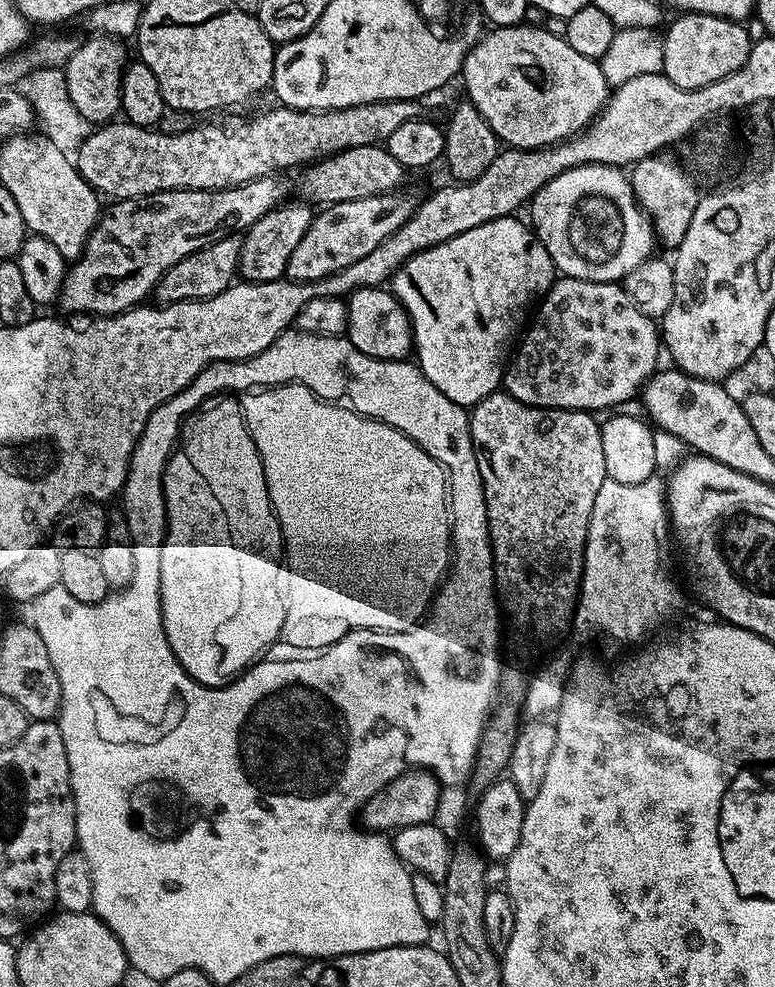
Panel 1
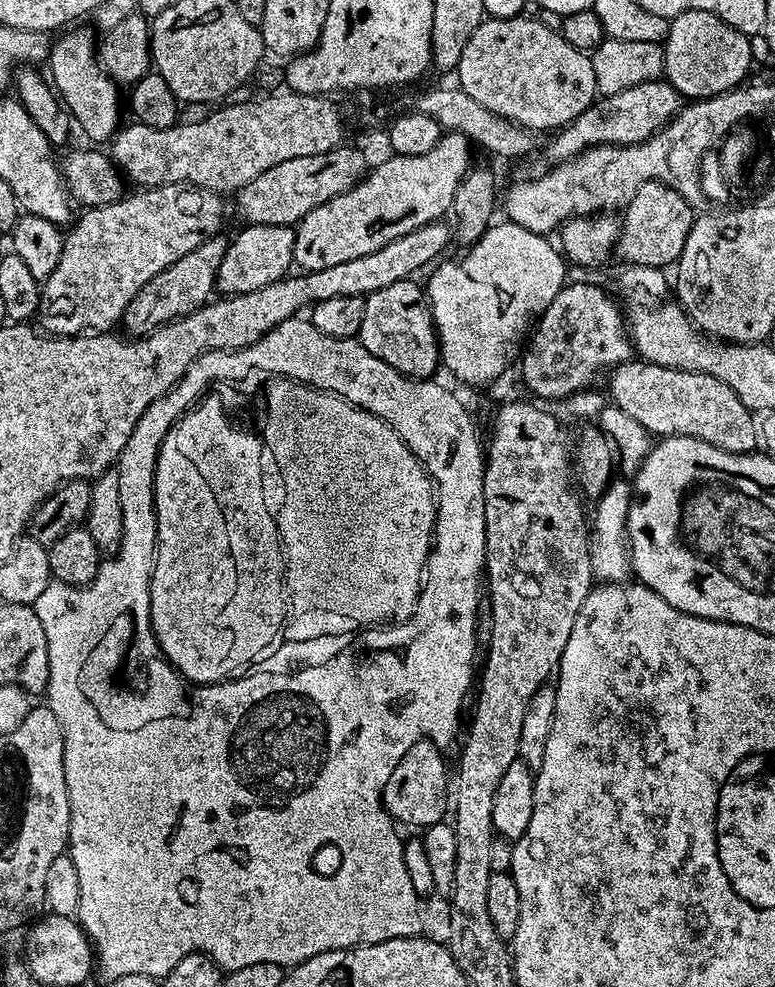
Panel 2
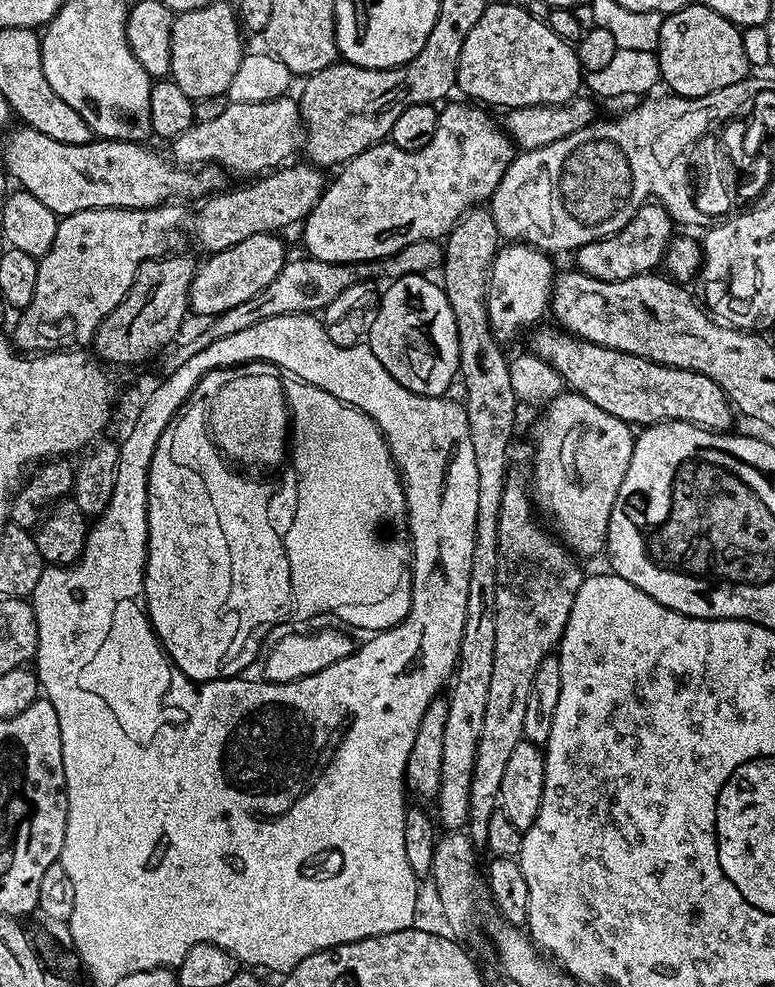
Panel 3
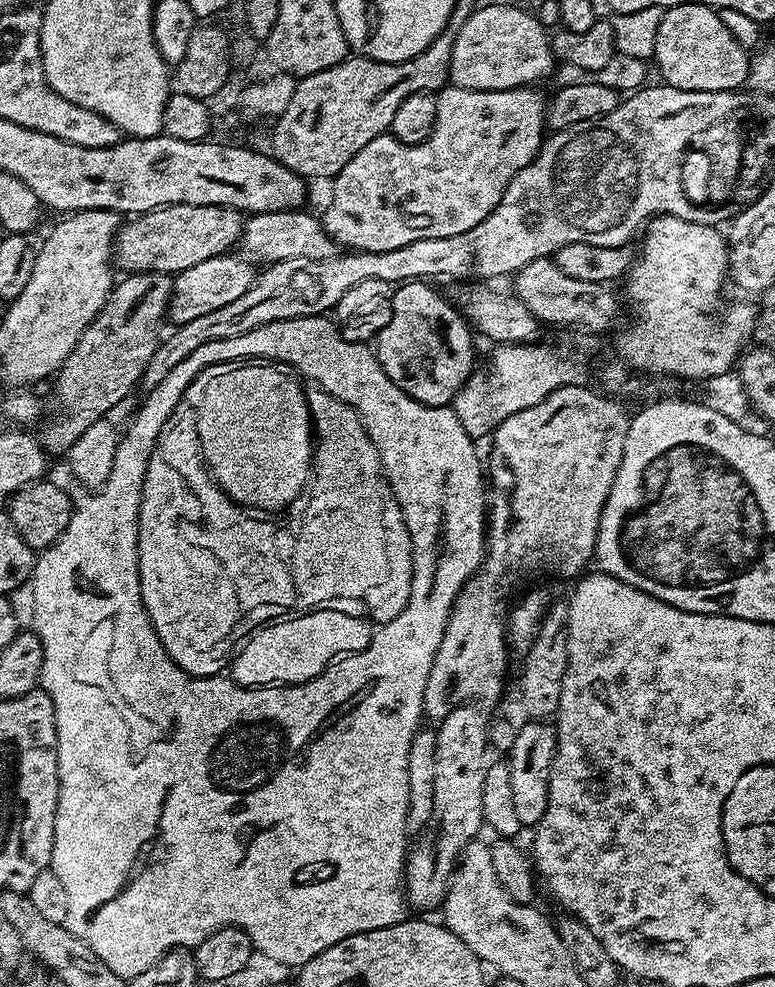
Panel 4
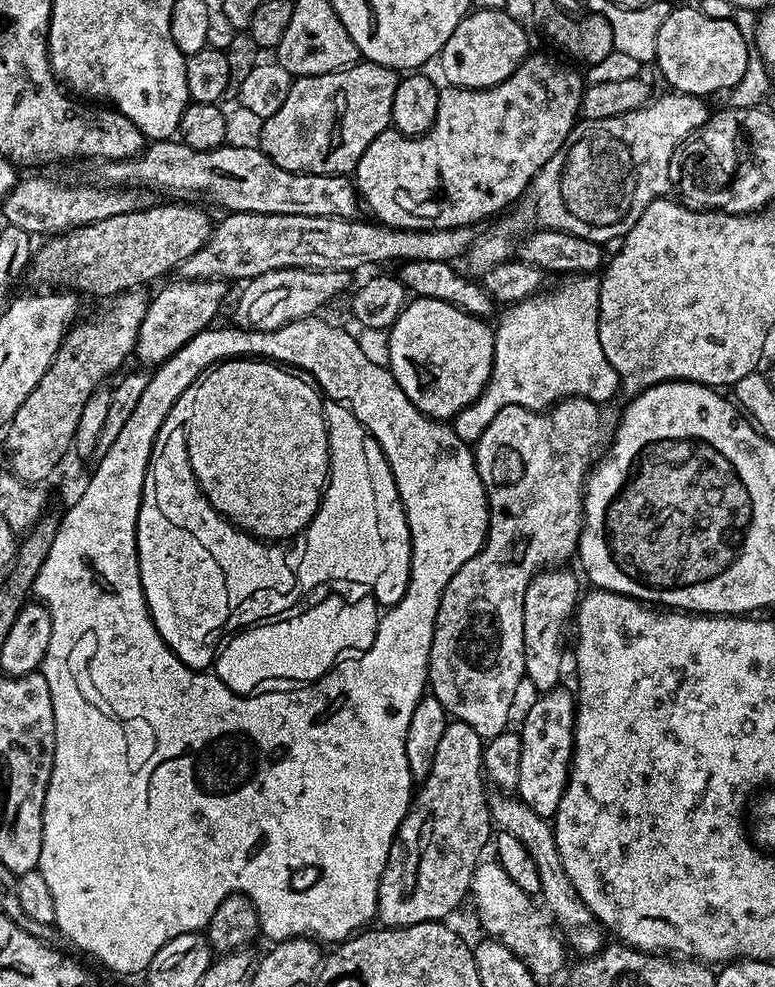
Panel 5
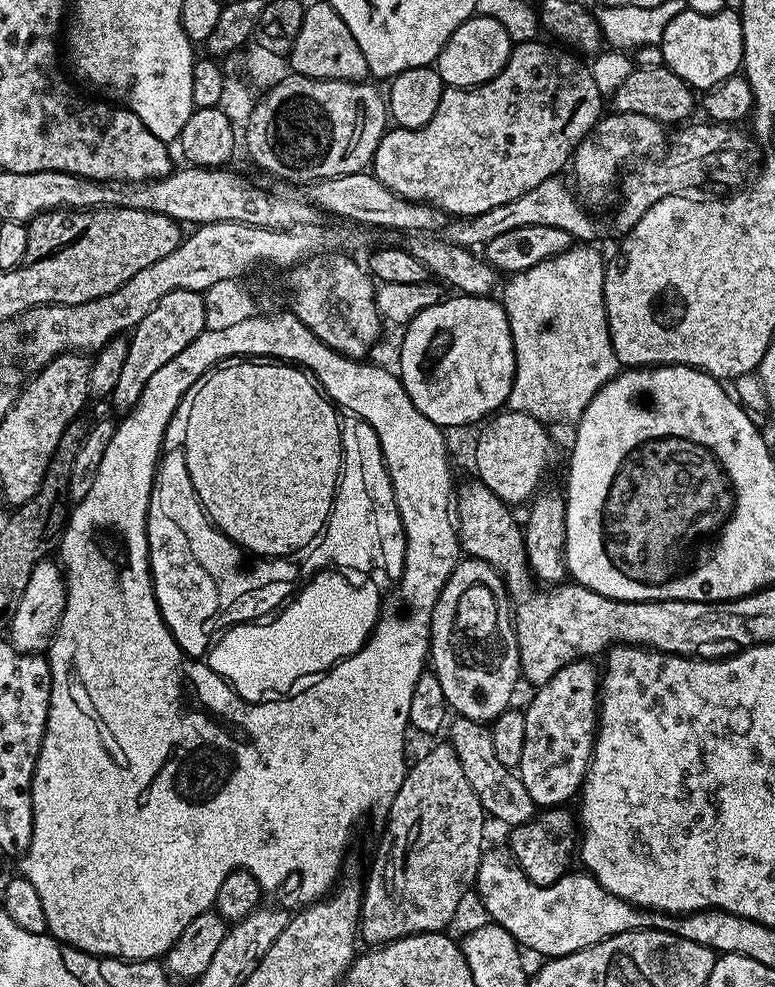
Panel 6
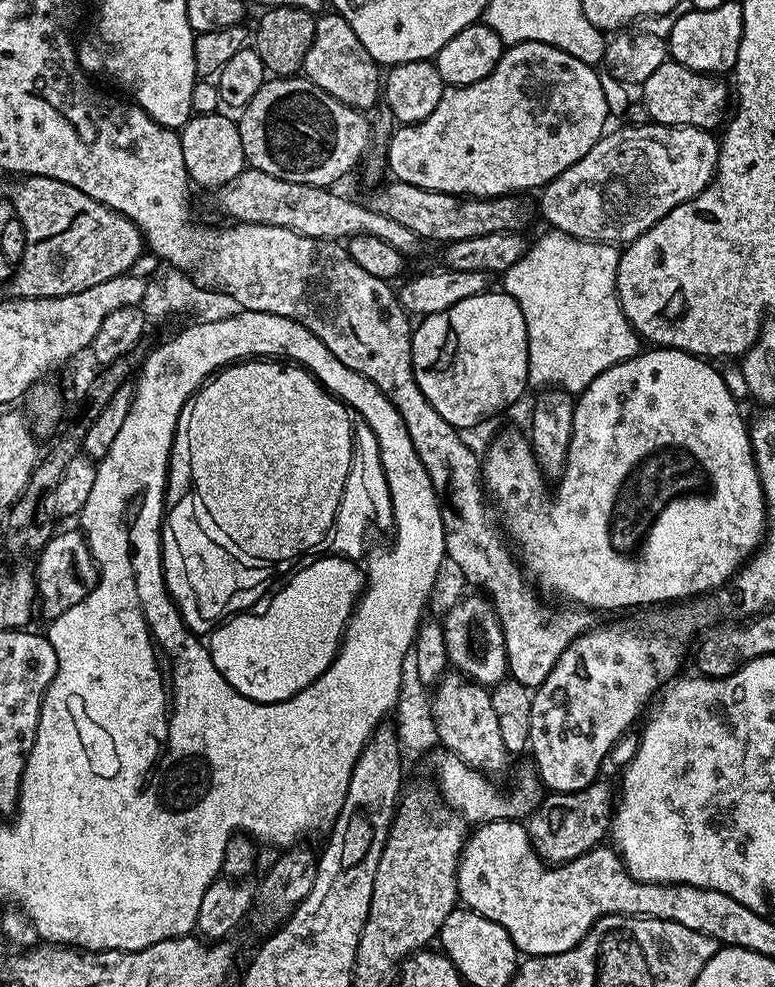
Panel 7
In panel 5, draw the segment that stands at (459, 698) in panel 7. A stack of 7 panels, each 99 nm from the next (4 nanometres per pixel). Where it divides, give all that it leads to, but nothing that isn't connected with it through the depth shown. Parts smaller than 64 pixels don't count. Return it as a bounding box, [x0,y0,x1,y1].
[488,792,604,958]

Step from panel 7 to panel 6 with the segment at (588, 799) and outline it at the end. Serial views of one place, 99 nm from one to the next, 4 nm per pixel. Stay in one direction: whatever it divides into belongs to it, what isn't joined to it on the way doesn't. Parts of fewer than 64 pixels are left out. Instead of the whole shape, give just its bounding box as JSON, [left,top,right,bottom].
[507,806,578,886]

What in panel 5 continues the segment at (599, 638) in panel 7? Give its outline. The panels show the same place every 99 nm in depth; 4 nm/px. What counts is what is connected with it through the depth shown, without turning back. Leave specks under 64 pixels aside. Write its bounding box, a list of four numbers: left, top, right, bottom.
[516,686,576,818]

